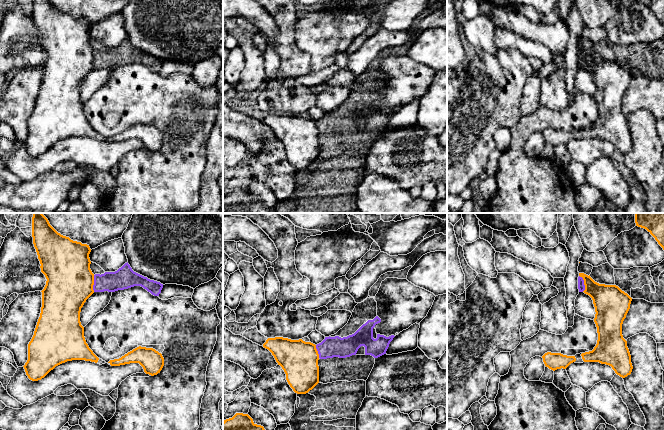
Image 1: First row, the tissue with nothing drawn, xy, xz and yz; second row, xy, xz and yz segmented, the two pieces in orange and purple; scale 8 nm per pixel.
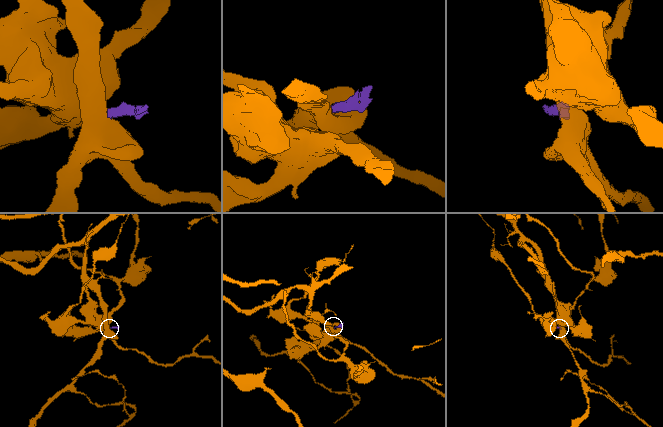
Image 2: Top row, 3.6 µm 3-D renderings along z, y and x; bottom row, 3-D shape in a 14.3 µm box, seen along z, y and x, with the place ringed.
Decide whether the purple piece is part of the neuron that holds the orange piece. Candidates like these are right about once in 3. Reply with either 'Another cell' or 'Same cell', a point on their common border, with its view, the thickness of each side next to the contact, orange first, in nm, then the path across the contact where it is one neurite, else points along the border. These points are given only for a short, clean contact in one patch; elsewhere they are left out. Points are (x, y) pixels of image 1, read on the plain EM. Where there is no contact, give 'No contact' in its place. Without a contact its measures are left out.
Another cell. Touches orange at yz (584, 59). Thickness 260 nm (orange) against 60 nm. Boundary: yz (579, 51), (583, 56), (583, 67)

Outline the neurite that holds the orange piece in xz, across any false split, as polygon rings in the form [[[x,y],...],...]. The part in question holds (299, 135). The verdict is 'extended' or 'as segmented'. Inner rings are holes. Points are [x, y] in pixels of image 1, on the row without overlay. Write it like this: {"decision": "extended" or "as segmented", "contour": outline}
{"decision": "as segmented", "contour": [[[268,114],[263,120],[286,150],[286,156],[297,170],[306,170],[319,159],[319,130],[316,121],[302,115]]]}

